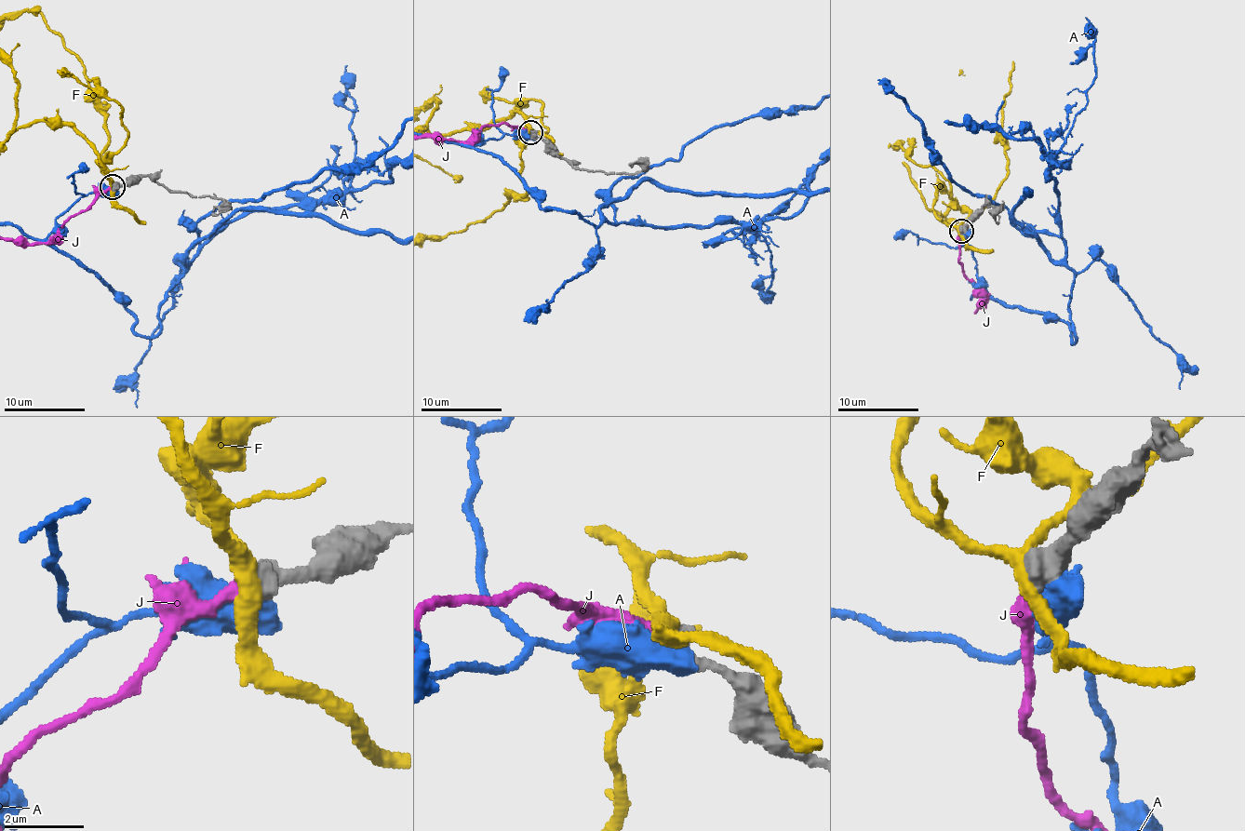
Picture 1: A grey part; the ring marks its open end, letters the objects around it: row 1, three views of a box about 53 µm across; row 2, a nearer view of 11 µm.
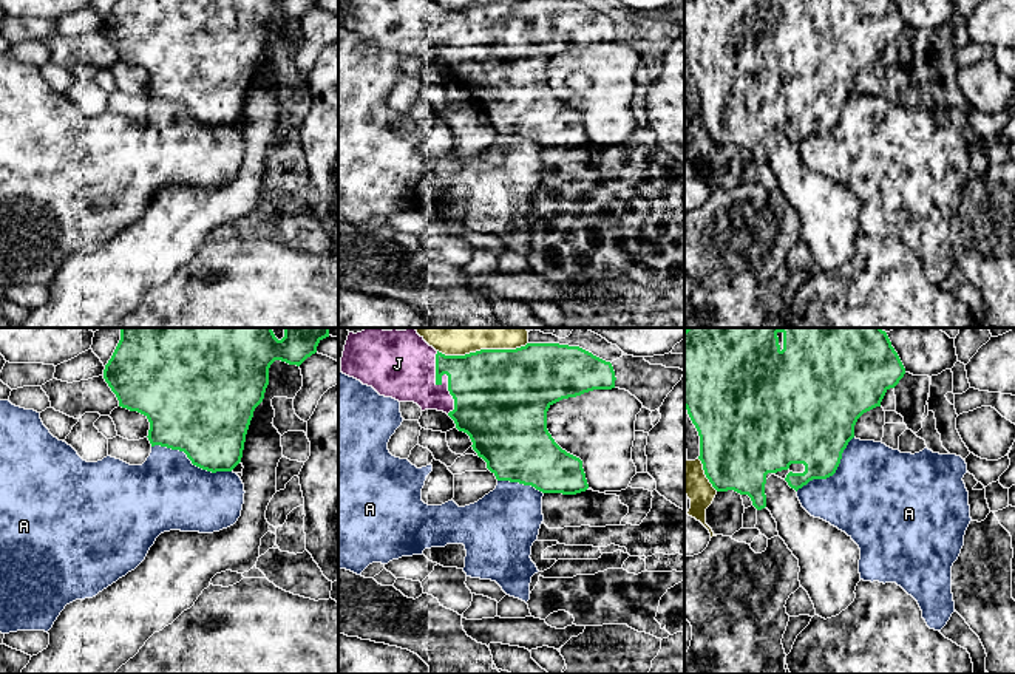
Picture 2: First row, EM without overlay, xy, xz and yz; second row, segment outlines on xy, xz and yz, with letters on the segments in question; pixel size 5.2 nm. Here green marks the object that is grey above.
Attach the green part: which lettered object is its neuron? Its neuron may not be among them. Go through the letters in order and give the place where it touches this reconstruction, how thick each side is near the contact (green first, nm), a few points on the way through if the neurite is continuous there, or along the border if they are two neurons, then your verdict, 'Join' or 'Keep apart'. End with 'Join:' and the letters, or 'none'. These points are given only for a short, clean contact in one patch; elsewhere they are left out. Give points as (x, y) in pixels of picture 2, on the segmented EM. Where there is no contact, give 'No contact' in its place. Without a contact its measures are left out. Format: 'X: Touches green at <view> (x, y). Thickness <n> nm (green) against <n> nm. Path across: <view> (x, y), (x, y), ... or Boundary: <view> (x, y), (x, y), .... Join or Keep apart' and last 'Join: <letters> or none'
A: Touches green at xy (190, 459). Thickness 460 nm (green) against 400 nm. Keep apart
F: Touches green at xz (482, 350). Thickness 480 nm (green) against 280 nm. Keep apart
J: Touches green at xz (442, 374). Thickness 380 nm (green) against 360 nm. Join
Join: J

